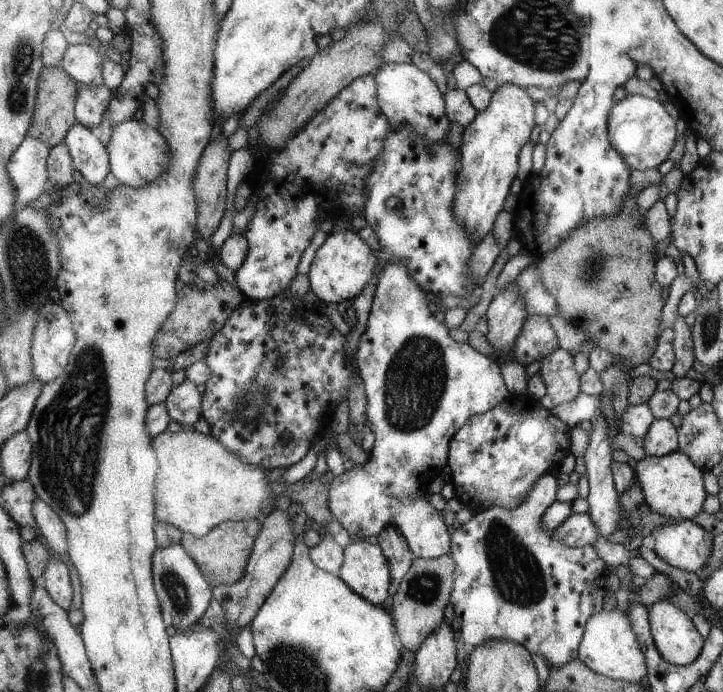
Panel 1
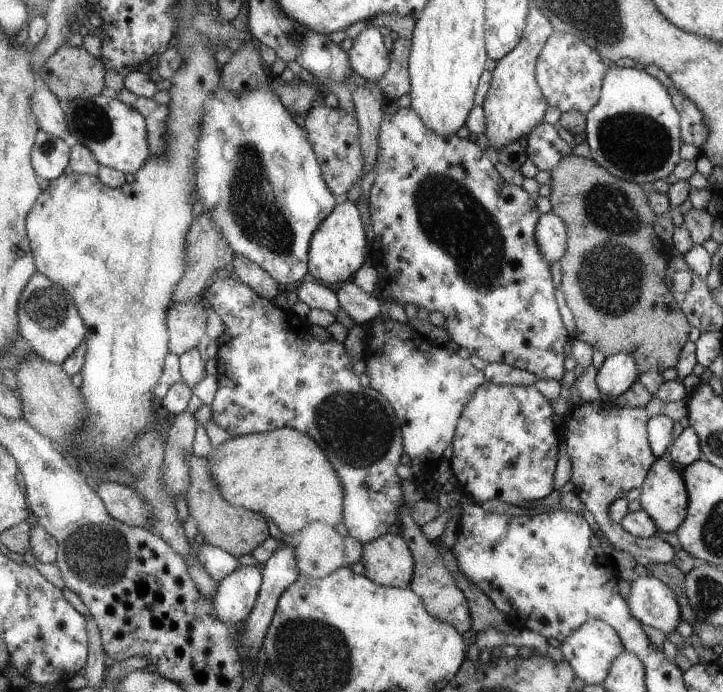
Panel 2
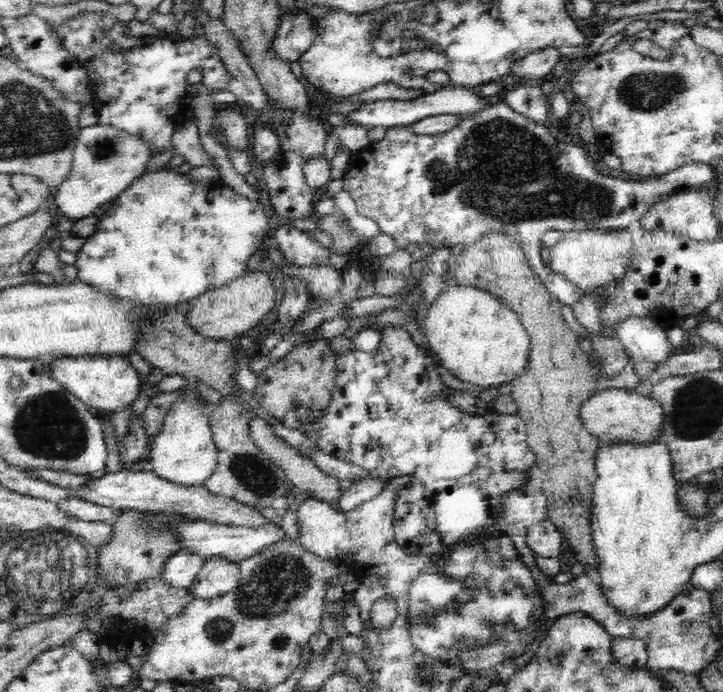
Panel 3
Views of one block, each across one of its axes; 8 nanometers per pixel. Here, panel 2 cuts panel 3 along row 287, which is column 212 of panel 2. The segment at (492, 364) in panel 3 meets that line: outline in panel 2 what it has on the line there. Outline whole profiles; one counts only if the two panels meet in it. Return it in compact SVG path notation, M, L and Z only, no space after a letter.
M284 427L270 432L233 436L220 446L212 447L206 458L211 462L211 473L216 479L220 494L232 503L232 506L263 514L279 536L288 538L311 522L320 521L333 527L343 522L343 500L346 491L343 489L342 479L319 443L303 431Z

